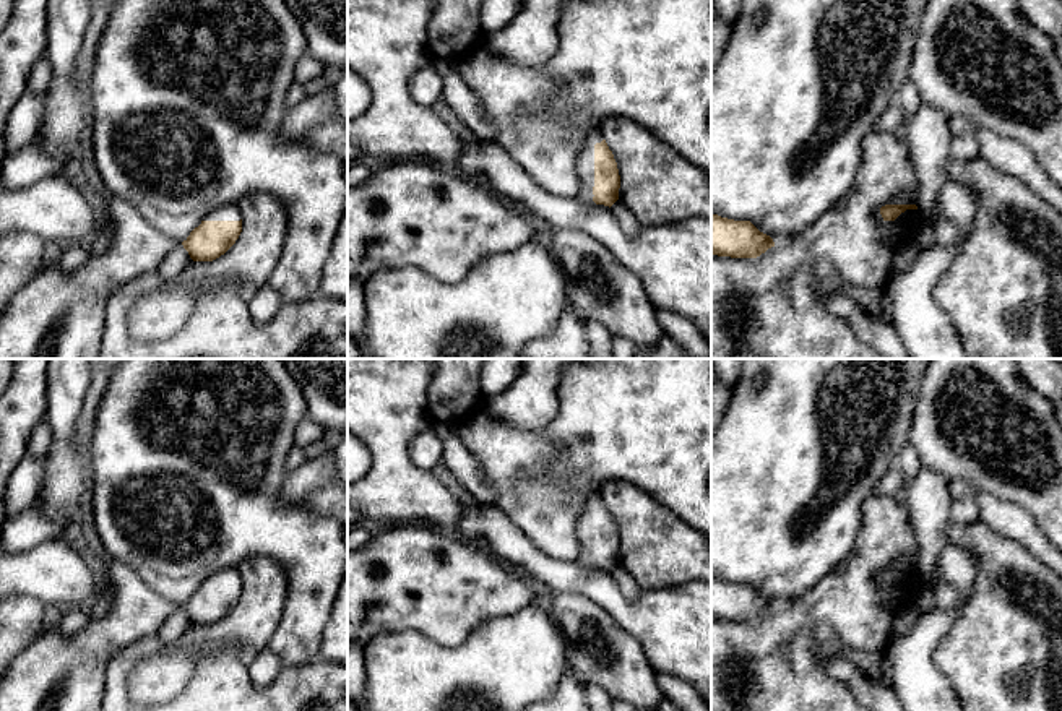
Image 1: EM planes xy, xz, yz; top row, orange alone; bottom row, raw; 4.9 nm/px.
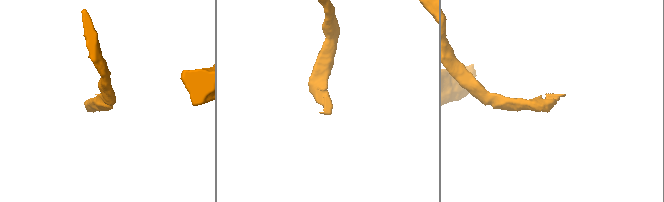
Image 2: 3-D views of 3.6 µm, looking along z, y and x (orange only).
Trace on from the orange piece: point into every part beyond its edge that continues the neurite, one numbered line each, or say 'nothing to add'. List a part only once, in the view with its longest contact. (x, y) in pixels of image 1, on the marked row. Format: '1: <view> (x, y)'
1: xz (585, 163)

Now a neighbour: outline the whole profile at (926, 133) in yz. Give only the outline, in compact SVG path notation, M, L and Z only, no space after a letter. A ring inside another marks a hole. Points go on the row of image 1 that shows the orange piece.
M922 102L908 117L900 133L908 146L916 183L921 190L917 211L935 222L939 221L939 196L948 180L945 167L950 161L950 143L953 138L948 117L937 107Z

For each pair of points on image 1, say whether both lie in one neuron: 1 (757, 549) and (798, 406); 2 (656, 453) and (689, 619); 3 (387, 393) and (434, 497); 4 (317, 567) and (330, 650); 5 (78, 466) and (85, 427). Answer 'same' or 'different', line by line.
1: same
2: different
3: same
4: different
5: different

